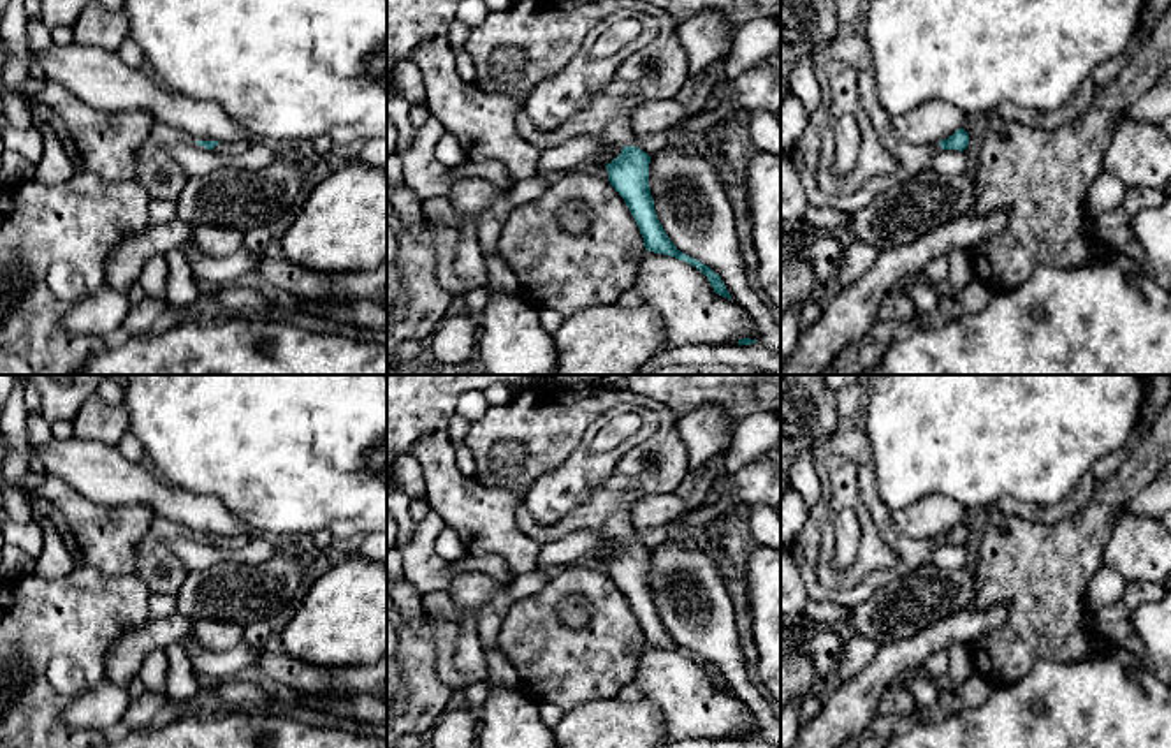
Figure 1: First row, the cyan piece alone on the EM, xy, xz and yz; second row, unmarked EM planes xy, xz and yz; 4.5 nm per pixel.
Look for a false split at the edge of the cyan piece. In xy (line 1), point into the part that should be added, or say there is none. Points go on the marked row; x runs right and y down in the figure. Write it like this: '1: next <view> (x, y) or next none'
1: next xy (157, 171)

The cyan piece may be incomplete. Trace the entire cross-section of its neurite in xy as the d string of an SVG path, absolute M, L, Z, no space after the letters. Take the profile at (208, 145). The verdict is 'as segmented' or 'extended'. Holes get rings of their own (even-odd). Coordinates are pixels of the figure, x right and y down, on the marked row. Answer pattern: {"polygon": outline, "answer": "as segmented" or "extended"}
{"polygon": "M155 123L137 153L134 176L151 201L176 201L188 181L188 174L171 155L172 148L178 144L199 144L220 155L237 155L243 150L241 144L195 141L181 128Z", "answer": "extended"}

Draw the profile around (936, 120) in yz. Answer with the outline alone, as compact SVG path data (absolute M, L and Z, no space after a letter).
M927 100L902 116L893 125L902 141L932 144L948 139L964 127L965 116L944 100Z

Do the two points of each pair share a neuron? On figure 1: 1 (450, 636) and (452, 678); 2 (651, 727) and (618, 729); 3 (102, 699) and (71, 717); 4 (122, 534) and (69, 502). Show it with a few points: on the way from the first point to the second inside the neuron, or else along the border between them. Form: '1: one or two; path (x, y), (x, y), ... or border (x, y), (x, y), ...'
1: one; path (445, 646), (445, 667)
2: one; path (642, 727), (626, 729)
3: one; path (95, 706), (78, 715)
4: one; path (109, 530), (102, 523), (90, 523), (81, 514)

